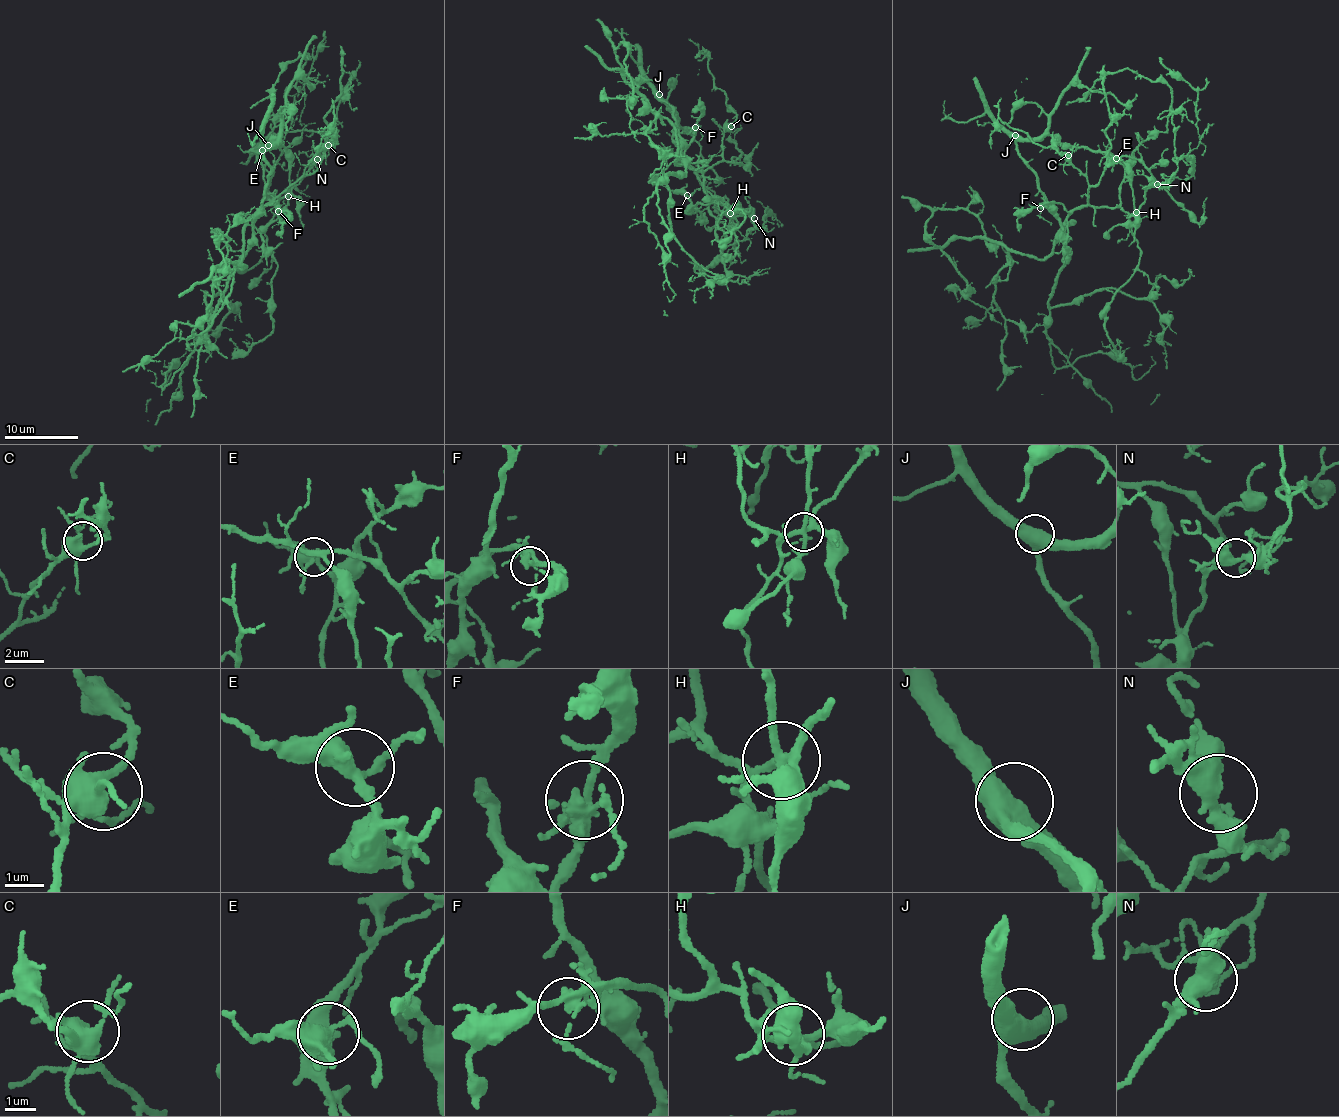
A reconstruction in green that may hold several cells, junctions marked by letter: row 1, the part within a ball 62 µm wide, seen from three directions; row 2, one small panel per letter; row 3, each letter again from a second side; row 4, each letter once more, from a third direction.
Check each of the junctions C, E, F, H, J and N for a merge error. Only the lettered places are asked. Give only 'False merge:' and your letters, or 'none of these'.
False merge: H

